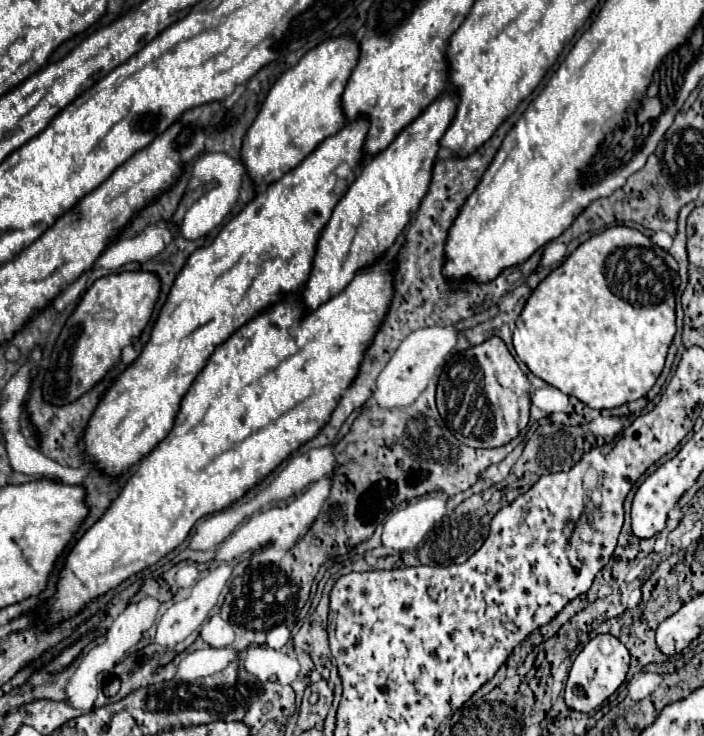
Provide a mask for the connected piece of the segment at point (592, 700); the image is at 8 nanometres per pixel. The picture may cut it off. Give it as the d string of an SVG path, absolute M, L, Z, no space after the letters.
M598 634L594 636L576 656L568 682L566 682L566 706L576 712L590 712L596 706L600 706L610 694L618 690L618 686L624 682L630 666L630 654L626 646L614 638L612 634Z

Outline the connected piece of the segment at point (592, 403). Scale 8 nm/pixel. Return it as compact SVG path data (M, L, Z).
M610 226L606 230L602 230L600 234L590 236L586 242L582 242L558 268L554 268L530 294L530 298L526 300L524 310L520 312L518 320L516 320L516 330L514 330L514 350L516 356L528 366L528 370L542 378L544 382L548 382L550 386L558 388L560 392L578 398L580 402L584 402L590 408L616 408L622 406L626 402L638 400L642 396L646 396L650 392L650 388L654 386L654 382L658 380L662 368L664 368L664 360L668 354L668 348L672 344L672 338L676 334L676 324L674 324L674 310L676 310L676 286L674 286L674 278L678 278L678 262L660 246L656 246L648 236L644 236L640 230L636 228L628 228L628 226Z

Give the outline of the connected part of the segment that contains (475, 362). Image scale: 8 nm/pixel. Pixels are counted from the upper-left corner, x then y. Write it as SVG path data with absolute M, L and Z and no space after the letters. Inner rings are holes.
M492 336L450 358L438 380L436 406L460 444L470 448L498 448L516 438L528 424L530 382L506 344L498 336Z

